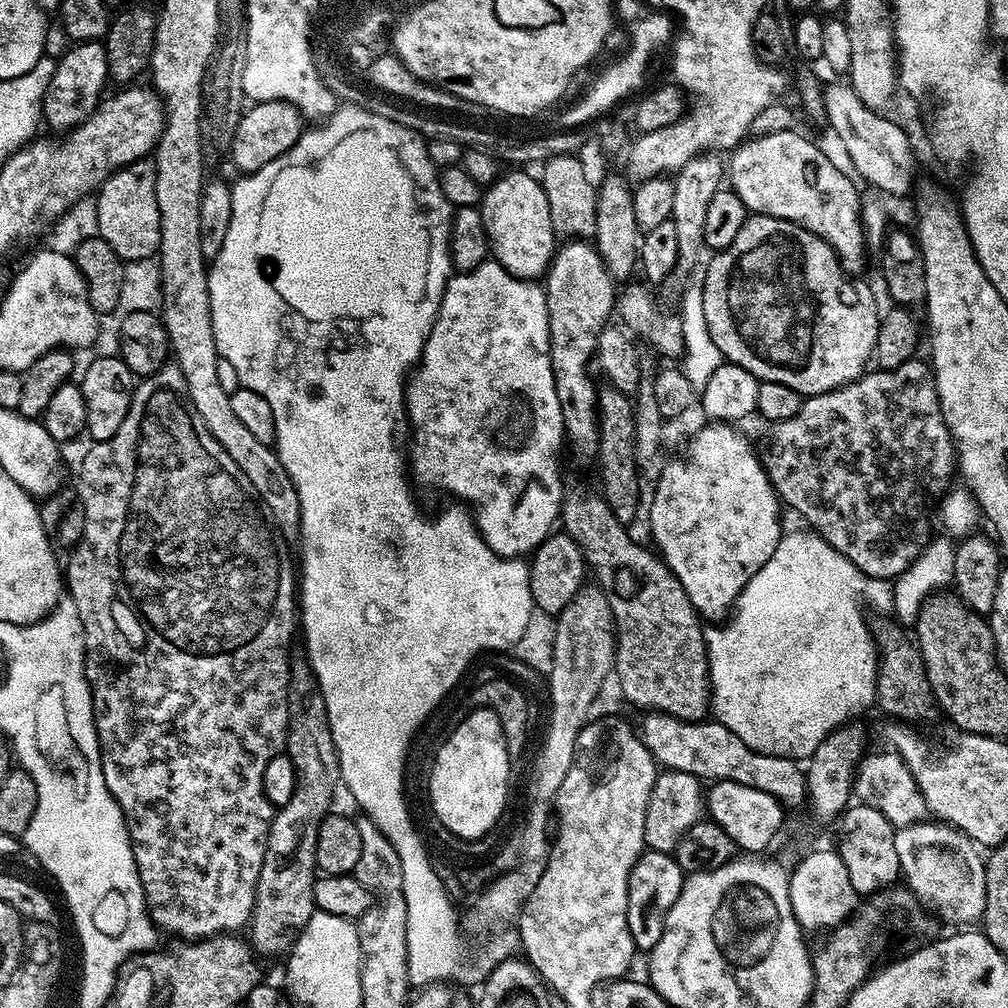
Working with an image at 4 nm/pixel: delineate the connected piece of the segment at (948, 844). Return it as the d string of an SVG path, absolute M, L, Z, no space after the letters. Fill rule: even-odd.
M921 822L919 824L911 824L905 828L896 828L895 829L896 837L894 838L894 847L898 854L898 862L900 863L900 876L902 877L903 883L907 886L909 890L912 891L913 895L917 897L920 903L925 909L937 912L938 915L942 916L946 921L956 924L952 926L970 926L974 921L976 923L983 919L983 914L985 912L986 904L986 868L987 863L985 857L980 854L981 849L977 846L976 842L969 838L964 832L958 831L956 828L953 828L951 825L947 825L943 822Z

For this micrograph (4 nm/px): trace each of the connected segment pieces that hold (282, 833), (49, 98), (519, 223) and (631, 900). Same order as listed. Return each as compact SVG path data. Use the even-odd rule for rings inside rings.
M293 659L288 670L288 743L286 755L296 771L296 789L290 802L279 805L275 809L270 834L266 842L266 854L262 862L262 870L256 883L256 900L252 903L252 919L250 943L261 957L276 956L279 952L287 953L295 944L298 935L310 921L313 912L317 911L314 902L314 886L318 879L316 866L316 843L318 842L318 826L322 826L325 816L329 815L332 795L336 787L341 787L340 767L334 740L330 734L330 724L324 706L320 688L316 684L316 675L308 665L307 659Z
M76 42L56 64L48 76L48 88L42 101L42 120L53 128L53 133L67 134L77 128L99 106L105 95L104 87L110 84L108 58L103 43Z
M528 170L512 171L516 172L505 171L483 189L478 207L486 226L488 247L496 263L519 280L535 281L547 273L558 249L558 237L552 228L550 202L546 202L539 179L531 176Z
M646 850L638 858L628 883L626 922L630 926L630 934L634 938L636 947L641 953L647 954L654 946L658 946L658 938L662 938L666 914L670 906L678 902L678 894L682 894L685 879L686 873L678 866L675 855Z

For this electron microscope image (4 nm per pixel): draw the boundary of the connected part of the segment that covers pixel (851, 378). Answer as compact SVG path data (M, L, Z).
M752 214L745 220L742 230L738 230L734 242L730 242L730 246L719 249L713 256L716 257L709 262L708 269L704 272L704 289L699 289L698 294L702 298L702 314L706 314L706 326L710 330L710 338L714 338L714 346L718 346L727 363L736 364L752 372L759 381L782 382L790 386L790 390L798 390L801 398L817 396L841 388L844 384L854 382L865 375L869 367L868 360L870 364L874 356L881 313L876 312L876 296L872 293L871 286L866 281L860 280L864 278L853 278L845 272L840 259L836 257L836 252L826 241L815 236L810 230L806 230L801 224L779 220L773 216Z

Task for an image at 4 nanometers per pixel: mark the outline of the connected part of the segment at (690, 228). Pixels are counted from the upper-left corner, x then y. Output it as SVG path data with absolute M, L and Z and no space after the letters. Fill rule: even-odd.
M709 150L690 158L686 166L682 166L674 176L674 210L671 220L678 234L678 258L674 270L668 276L667 287L680 288L688 280L688 275L696 268L700 260L700 251L705 251L704 231L706 230L706 206L714 199L714 194L721 191L722 177L726 172L726 164L719 160L715 151Z

